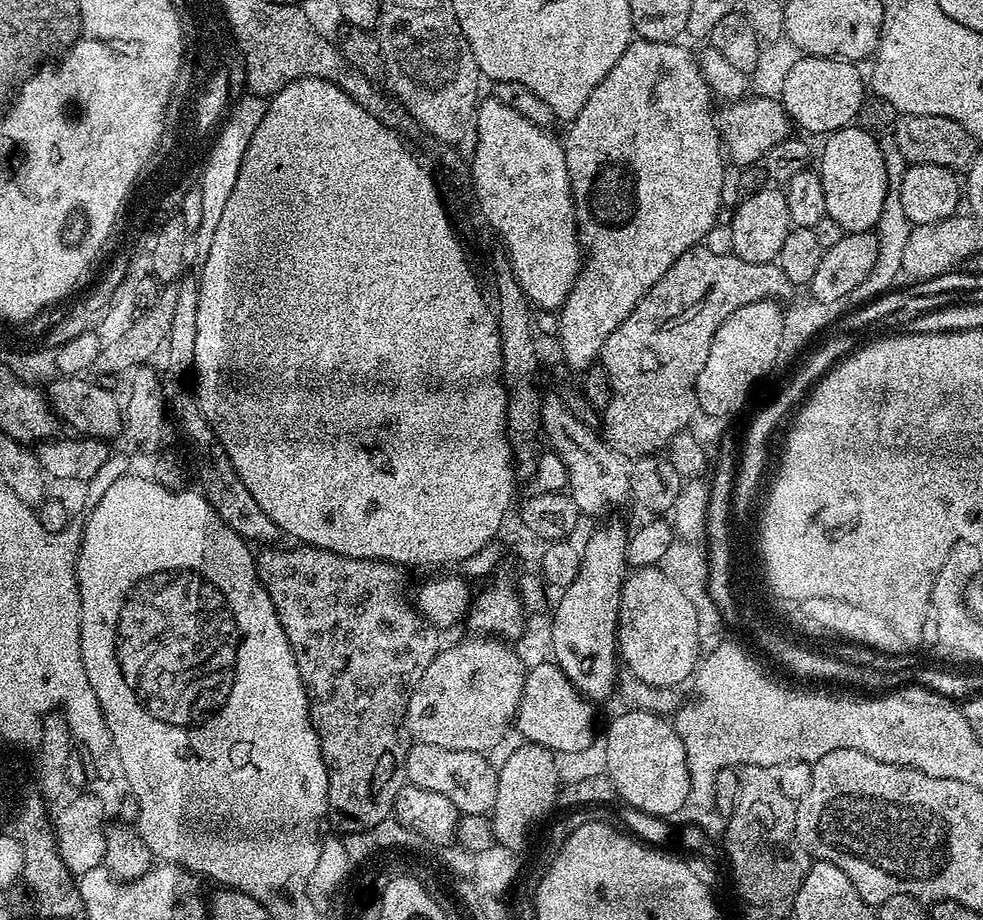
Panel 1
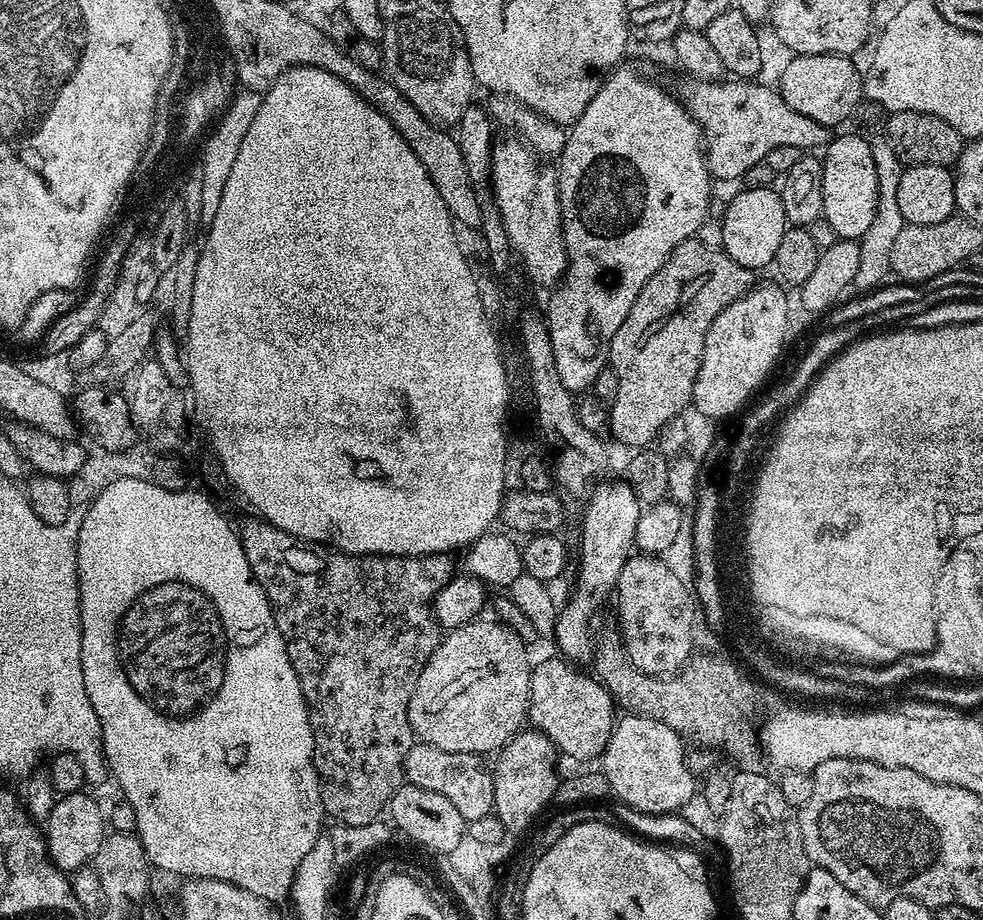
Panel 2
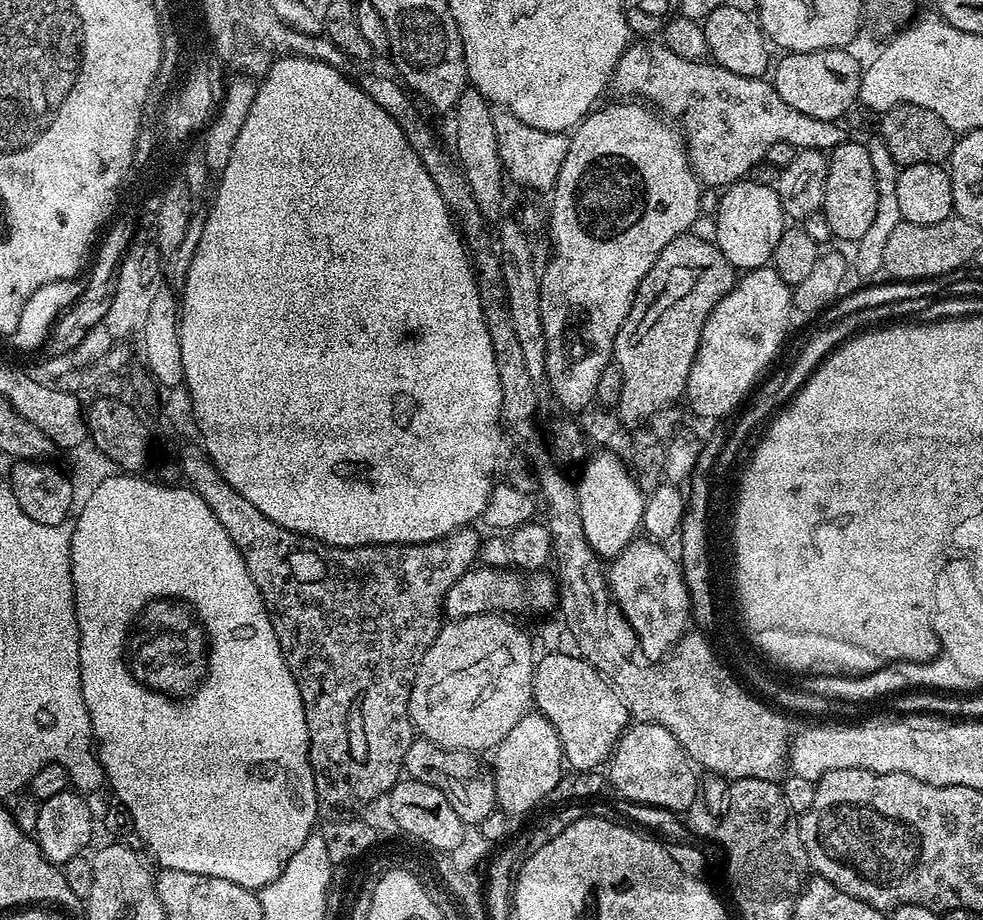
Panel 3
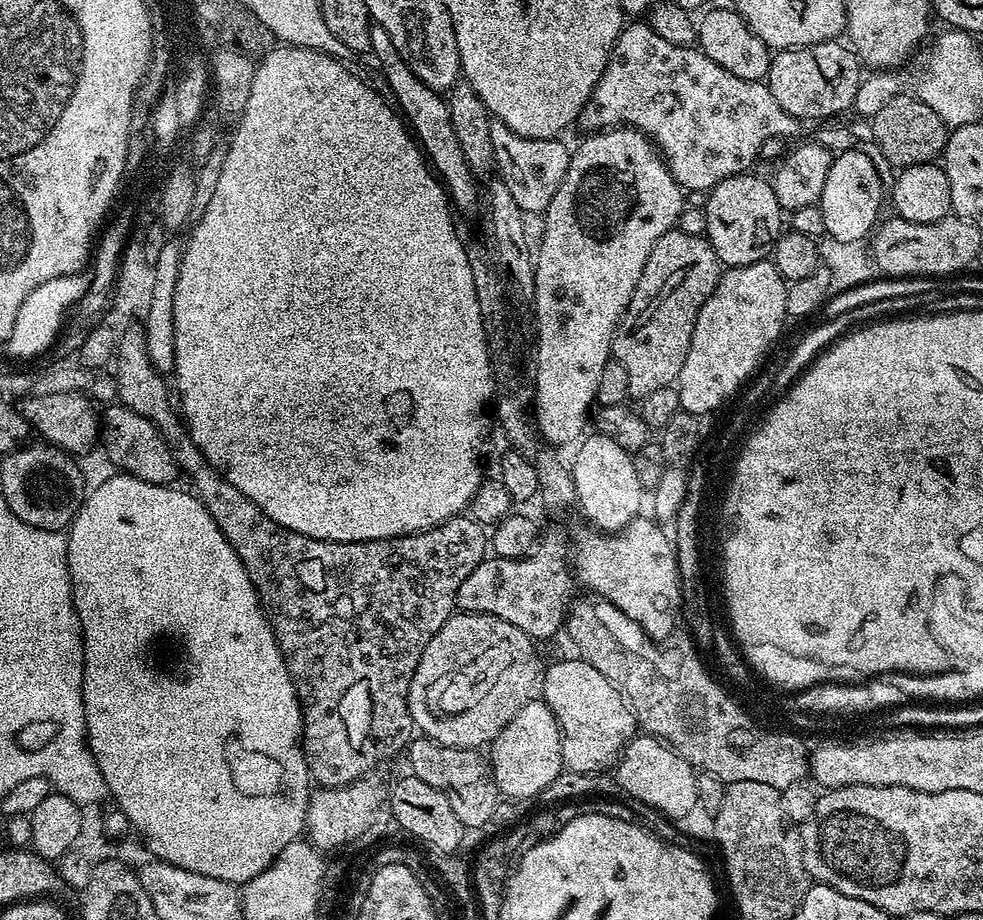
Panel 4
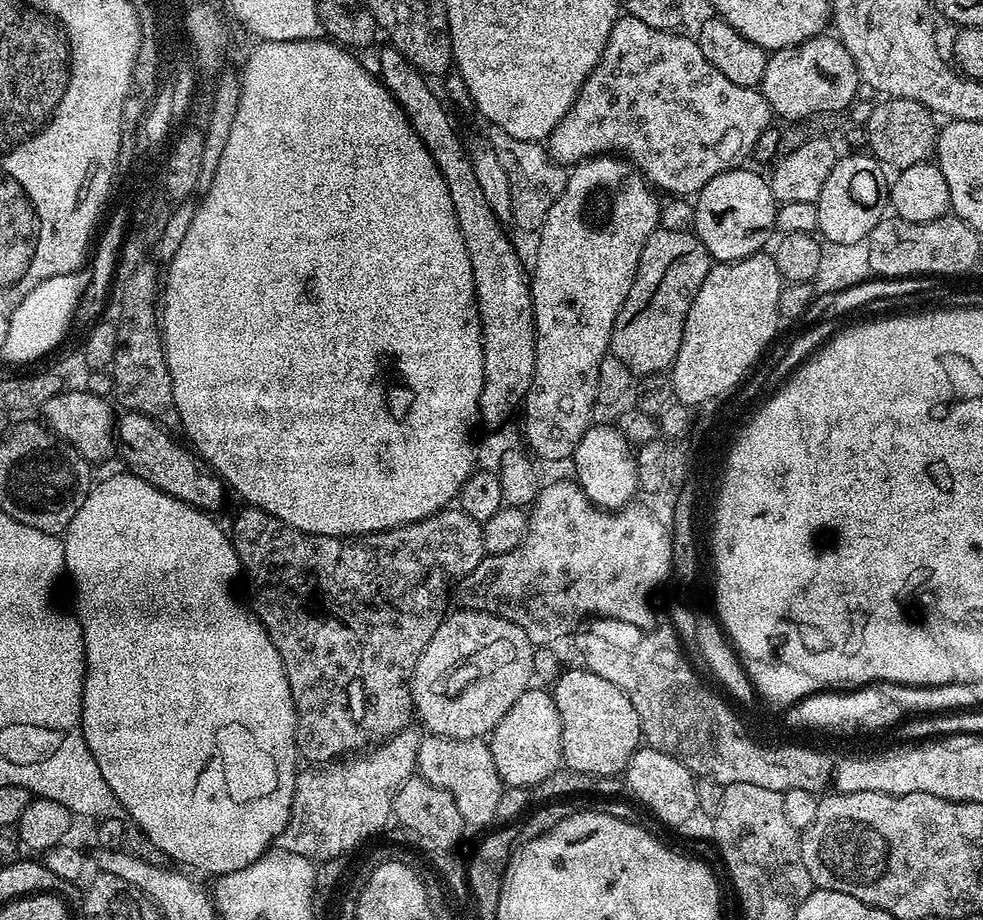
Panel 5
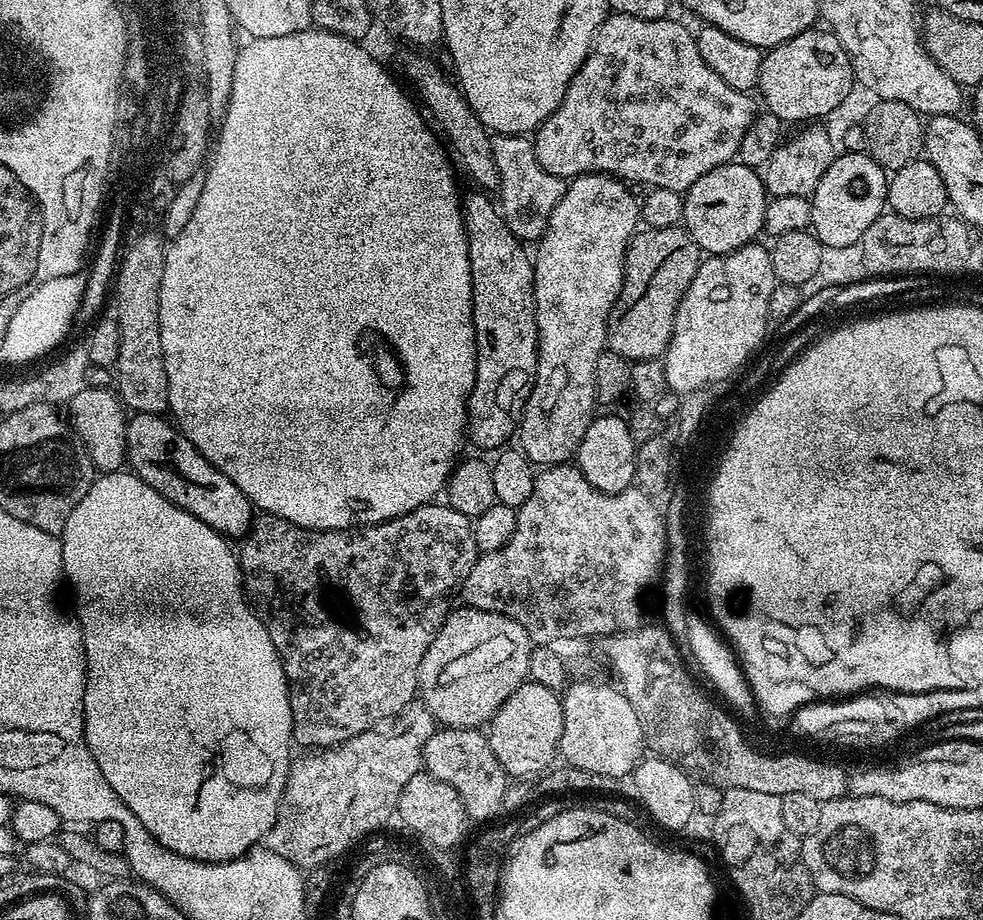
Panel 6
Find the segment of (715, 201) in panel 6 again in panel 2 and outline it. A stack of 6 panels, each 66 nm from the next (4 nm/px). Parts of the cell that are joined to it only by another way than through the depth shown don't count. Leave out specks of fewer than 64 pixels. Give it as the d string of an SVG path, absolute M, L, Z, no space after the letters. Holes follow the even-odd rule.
M748 188L740 192L728 204L724 216L720 220L722 226L723 252L738 266L746 266L753 270L764 268L775 261L778 245L782 242L782 234L786 227L784 207L780 201L779 191L768 188Z

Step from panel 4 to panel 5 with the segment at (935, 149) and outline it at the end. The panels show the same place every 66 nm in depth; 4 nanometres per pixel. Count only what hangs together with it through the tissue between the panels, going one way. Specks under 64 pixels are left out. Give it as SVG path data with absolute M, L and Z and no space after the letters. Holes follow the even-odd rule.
M894 97L880 101L880 105L877 103L873 107L866 125L867 151L888 170L925 163L936 150L937 117L921 102L912 101L910 98Z

